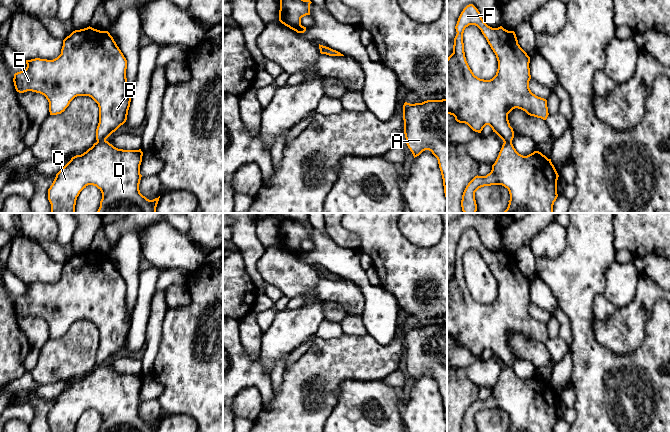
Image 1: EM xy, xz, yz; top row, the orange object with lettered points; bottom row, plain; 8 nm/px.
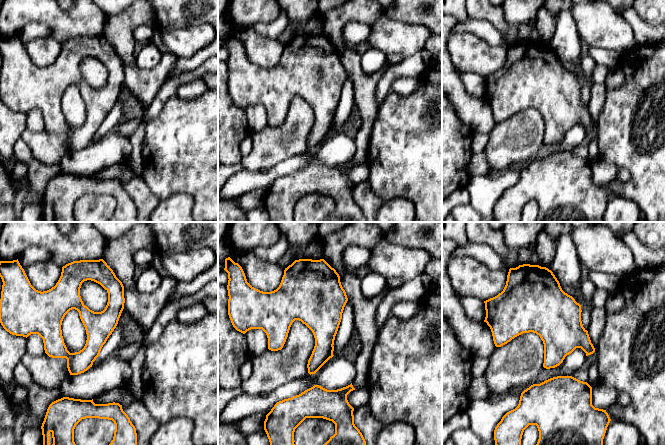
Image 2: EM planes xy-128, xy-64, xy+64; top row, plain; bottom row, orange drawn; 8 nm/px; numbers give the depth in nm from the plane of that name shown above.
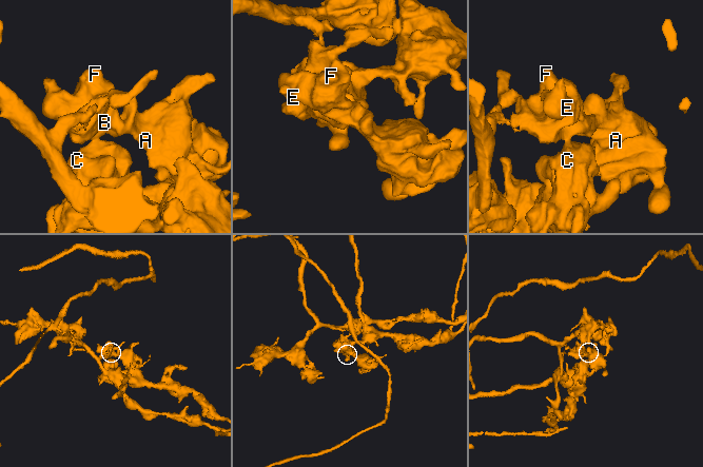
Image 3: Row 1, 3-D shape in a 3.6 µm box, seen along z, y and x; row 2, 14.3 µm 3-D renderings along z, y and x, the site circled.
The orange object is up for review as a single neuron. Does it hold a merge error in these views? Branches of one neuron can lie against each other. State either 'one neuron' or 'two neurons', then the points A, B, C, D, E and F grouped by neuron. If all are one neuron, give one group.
two neurons; A B E F / C D

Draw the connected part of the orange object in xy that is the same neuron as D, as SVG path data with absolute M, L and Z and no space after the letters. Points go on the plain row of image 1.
M106 364L97 365L83 378L72 381L56 398L48 413L51 432L75 432L77 421L88 409L96 410L102 417L99 432L156 432L160 420L149 424L139 414L142 380L141 373L123 374Z

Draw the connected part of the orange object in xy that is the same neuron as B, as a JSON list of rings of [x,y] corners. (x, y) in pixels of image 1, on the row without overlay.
[[[87,251],[73,255],[63,264],[61,278],[53,283],[26,284],[24,295],[14,298],[17,316],[40,317],[49,326],[50,339],[61,338],[77,320],[91,321],[99,331],[96,364],[105,365],[127,344],[131,315],[126,302],[127,284],[108,255]]]

